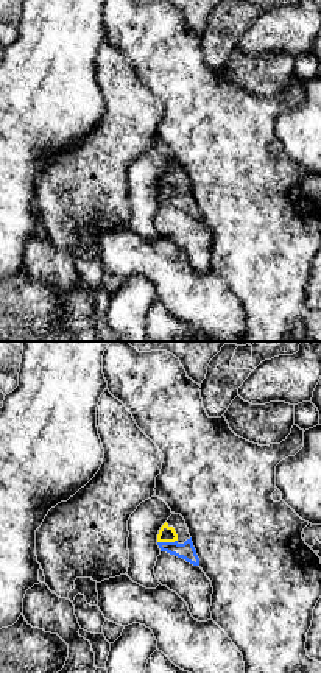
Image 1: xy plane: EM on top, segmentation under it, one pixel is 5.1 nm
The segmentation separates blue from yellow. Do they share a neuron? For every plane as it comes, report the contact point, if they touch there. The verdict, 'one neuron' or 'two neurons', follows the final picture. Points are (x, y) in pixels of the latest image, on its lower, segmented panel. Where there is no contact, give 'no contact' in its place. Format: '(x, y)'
(167, 542)

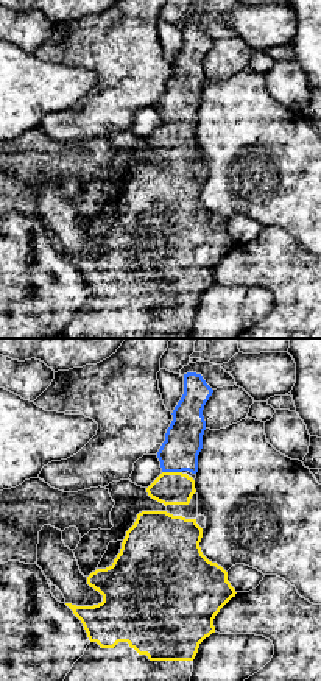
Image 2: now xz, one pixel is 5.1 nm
(172, 471)

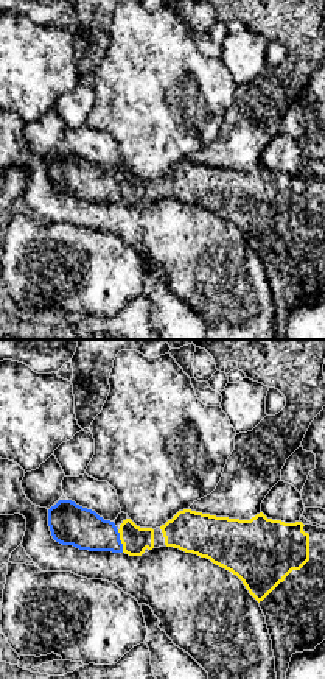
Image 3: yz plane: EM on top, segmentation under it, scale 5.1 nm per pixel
(120, 541)

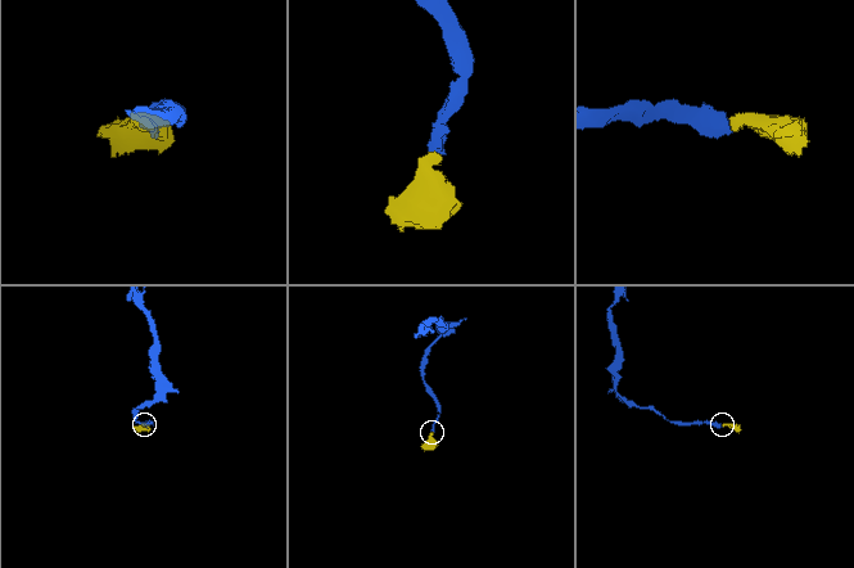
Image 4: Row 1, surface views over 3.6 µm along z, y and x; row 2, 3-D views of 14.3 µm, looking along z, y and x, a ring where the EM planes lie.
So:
one neuron

